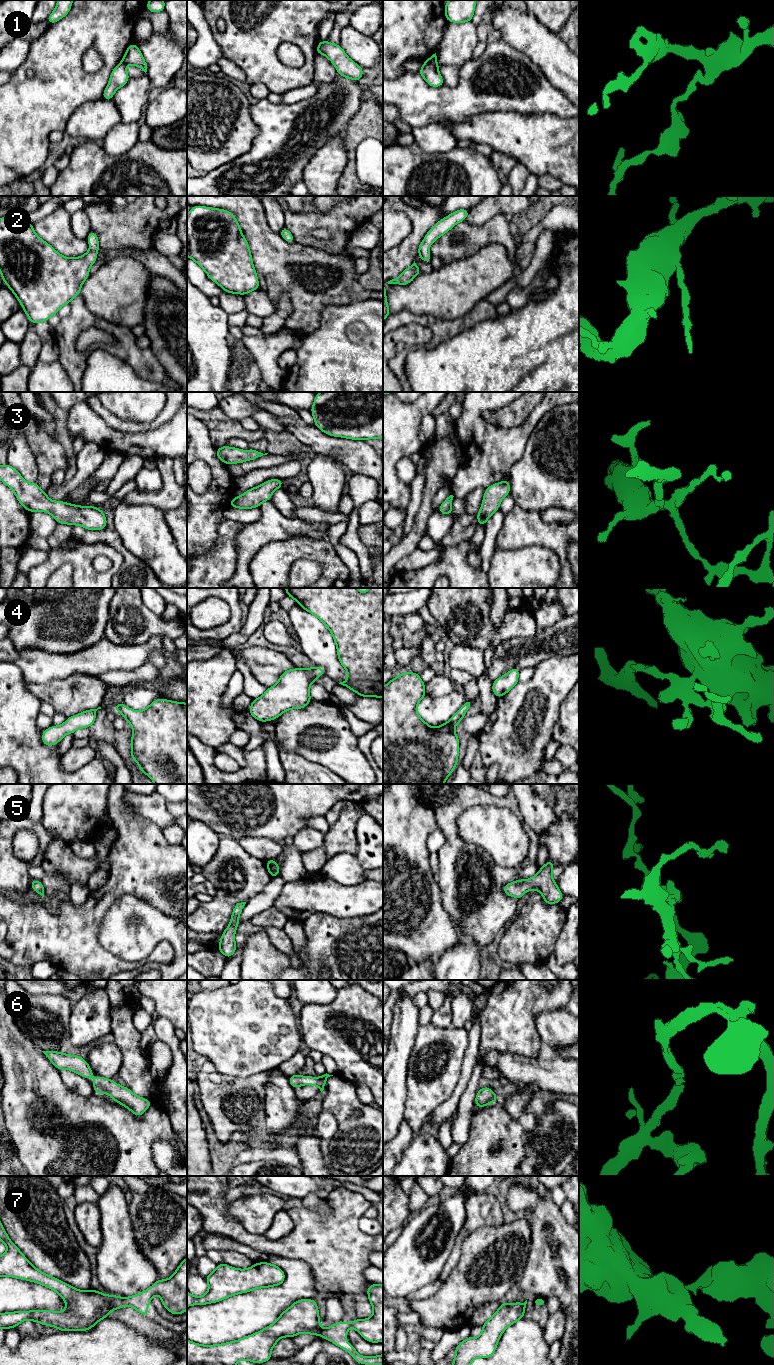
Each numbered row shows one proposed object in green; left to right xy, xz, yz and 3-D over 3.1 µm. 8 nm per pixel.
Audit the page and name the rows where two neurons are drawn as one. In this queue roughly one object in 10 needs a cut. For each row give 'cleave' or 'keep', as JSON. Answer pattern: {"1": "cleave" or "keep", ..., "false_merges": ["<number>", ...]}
{"1": "cleave", "2": "keep", "3": "keep", "4": "keep", "5": "keep", "6": "keep", "7": "keep", "false_merges": ["1"]}

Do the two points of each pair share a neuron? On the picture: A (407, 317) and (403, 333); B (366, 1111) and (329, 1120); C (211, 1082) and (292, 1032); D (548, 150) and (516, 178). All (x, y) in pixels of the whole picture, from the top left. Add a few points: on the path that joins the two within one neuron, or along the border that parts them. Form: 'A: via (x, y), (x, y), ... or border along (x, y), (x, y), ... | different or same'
A: border along (429, 328), (416, 323), (408, 323), (393, 330) | different
B: border along (321, 1106), (337, 1122), (337, 1132), (330, 1140) | different
C: border along (207, 1059), (224, 1074), (246, 1077) | different
D: border along (518, 162), (522, 163), (529, 172) | different

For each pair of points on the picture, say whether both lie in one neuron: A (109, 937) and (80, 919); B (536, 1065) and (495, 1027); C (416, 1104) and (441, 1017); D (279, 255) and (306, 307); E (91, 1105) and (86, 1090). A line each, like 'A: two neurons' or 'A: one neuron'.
A: two neurons
B: two neurons
C: two neurons
D: one neuron
E: two neurons

